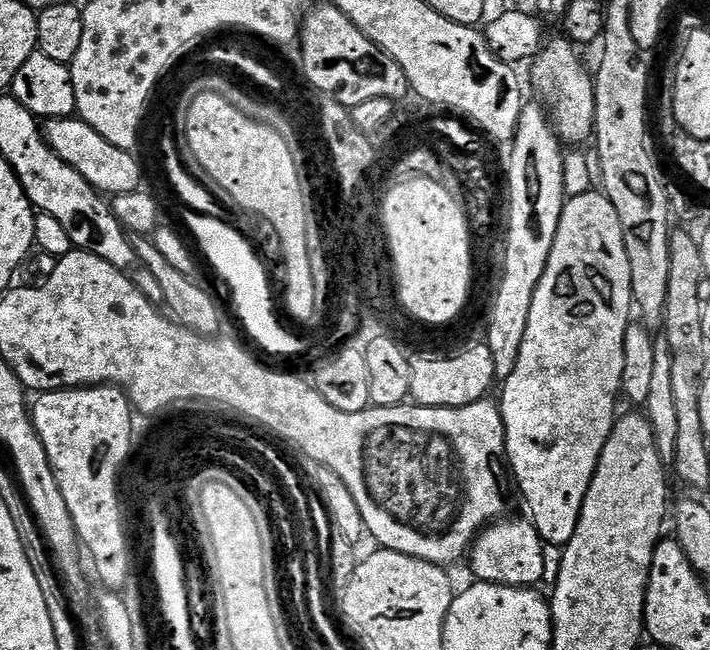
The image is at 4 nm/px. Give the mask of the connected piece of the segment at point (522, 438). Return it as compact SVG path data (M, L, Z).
M603 191L584 192L565 203L562 218L558 222L558 234L554 238L554 246L550 250L550 258L546 262L546 270L534 290L534 298L530 306L530 318L526 326L526 338L522 338L522 350L518 350L518 362L508 380L503 381L504 393L498 396L500 413L504 419L504 451L507 467L512 467L512 476L528 503L527 515L532 525L538 530L545 544L566 545L574 538L574 530L578 530L578 518L582 514L584 499L588 493L590 482L596 473L602 450L612 433L612 425L618 419L616 412L616 395L621 395L622 370L624 369L624 339L626 330L634 316L632 303L632 287L630 286L630 258L626 258L626 242L622 238L622 222L618 218L618 210L609 202Z

